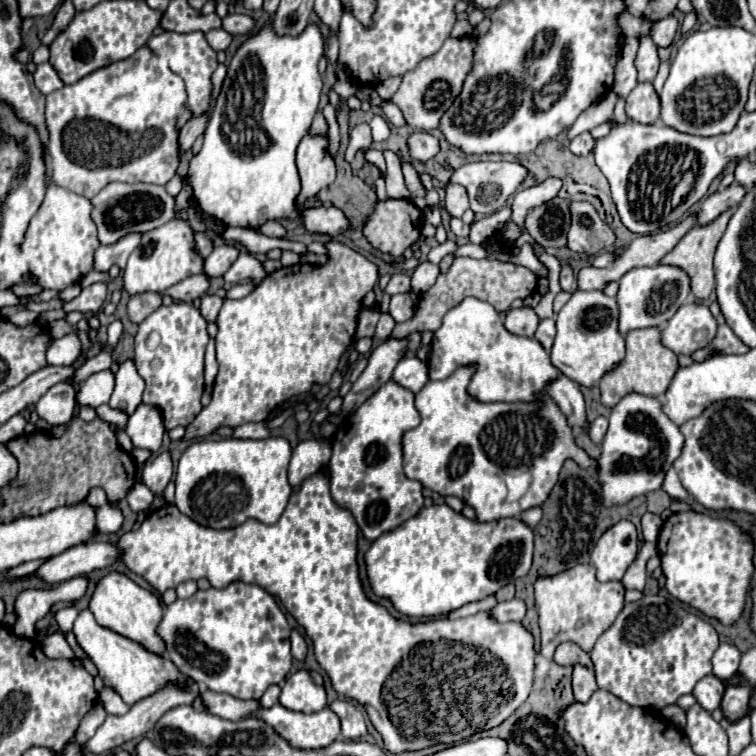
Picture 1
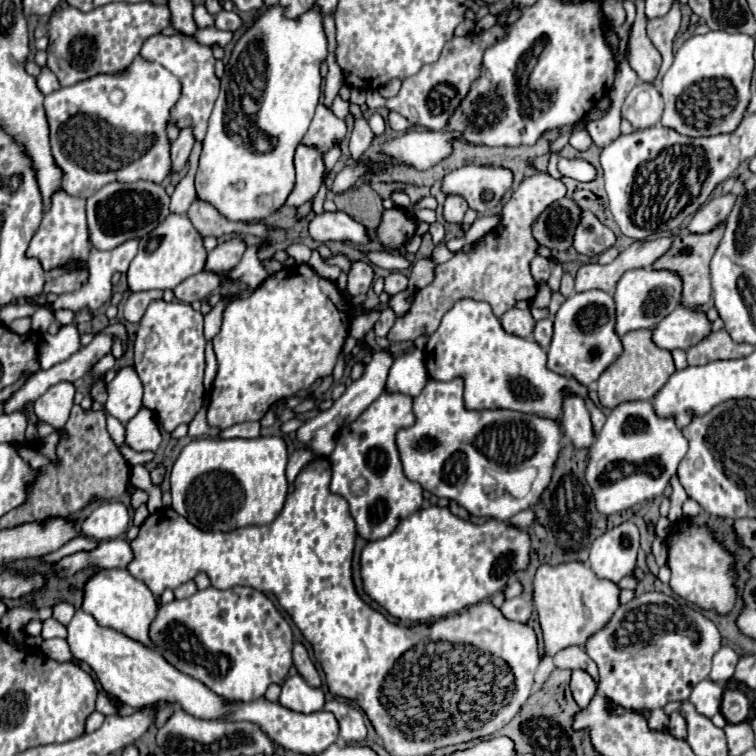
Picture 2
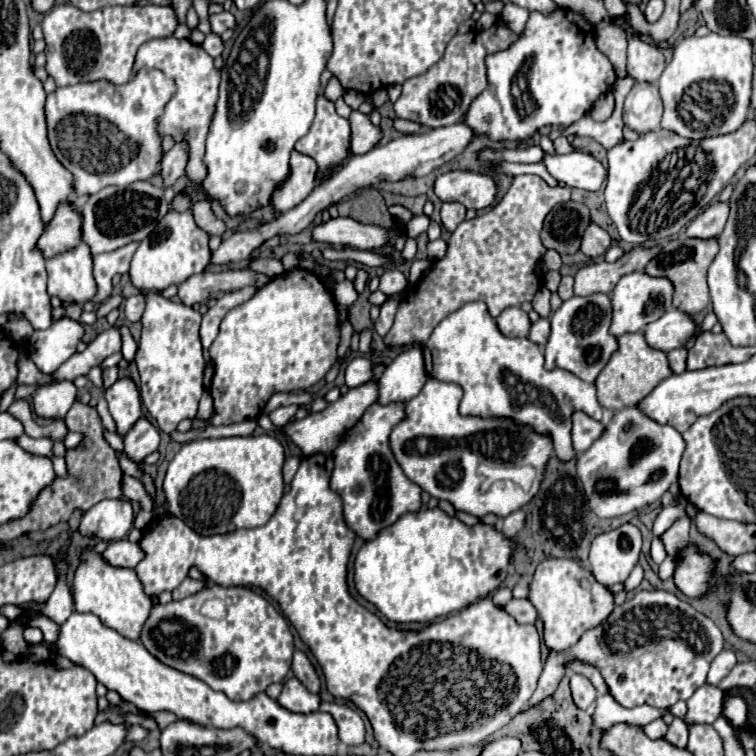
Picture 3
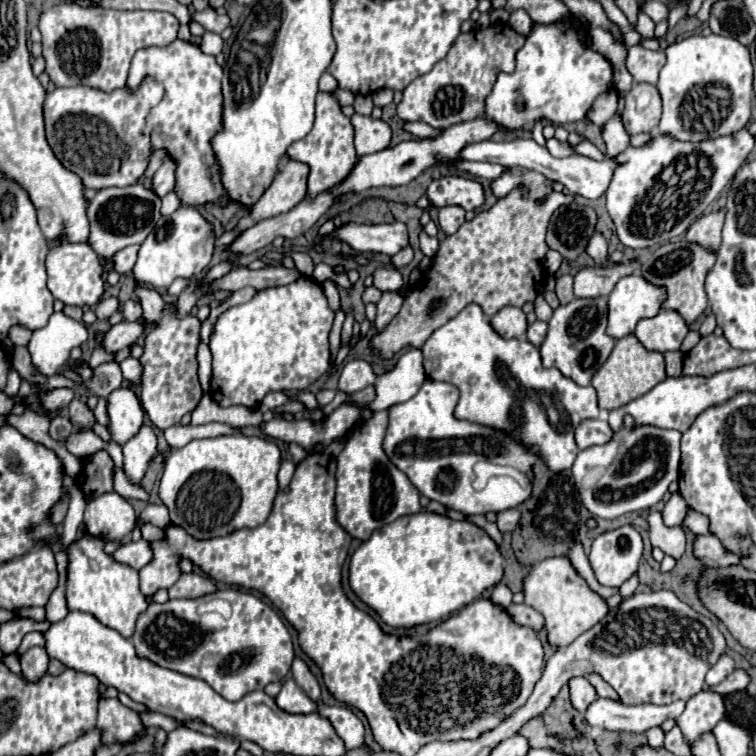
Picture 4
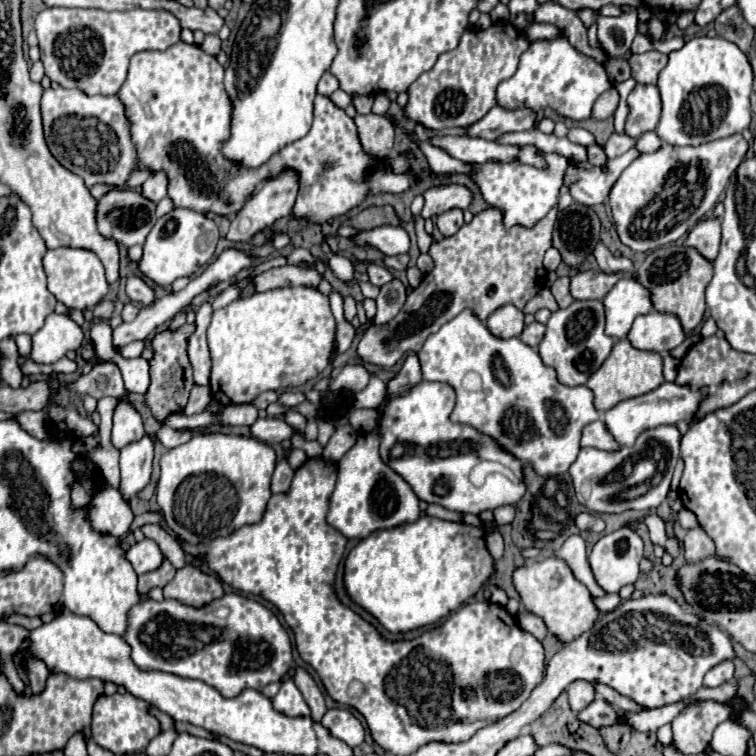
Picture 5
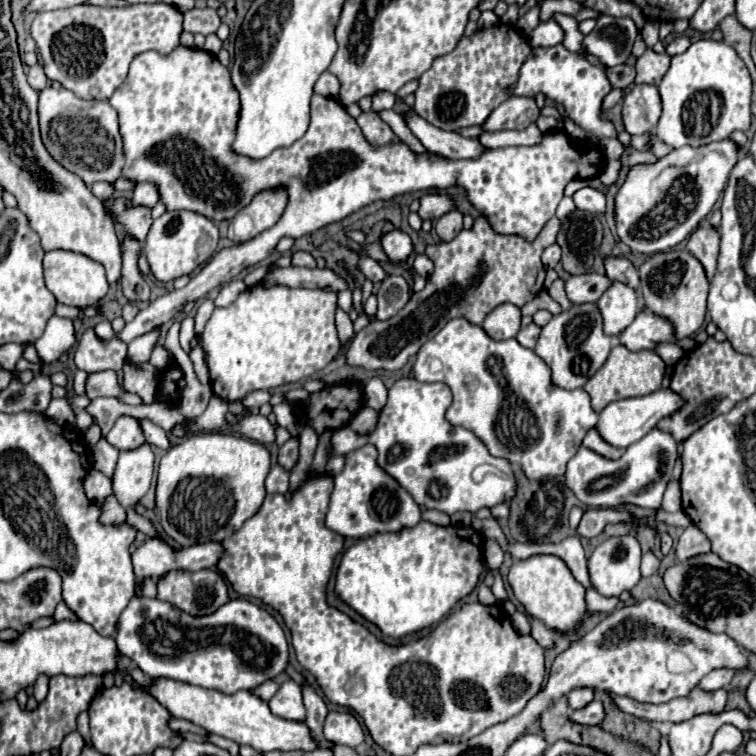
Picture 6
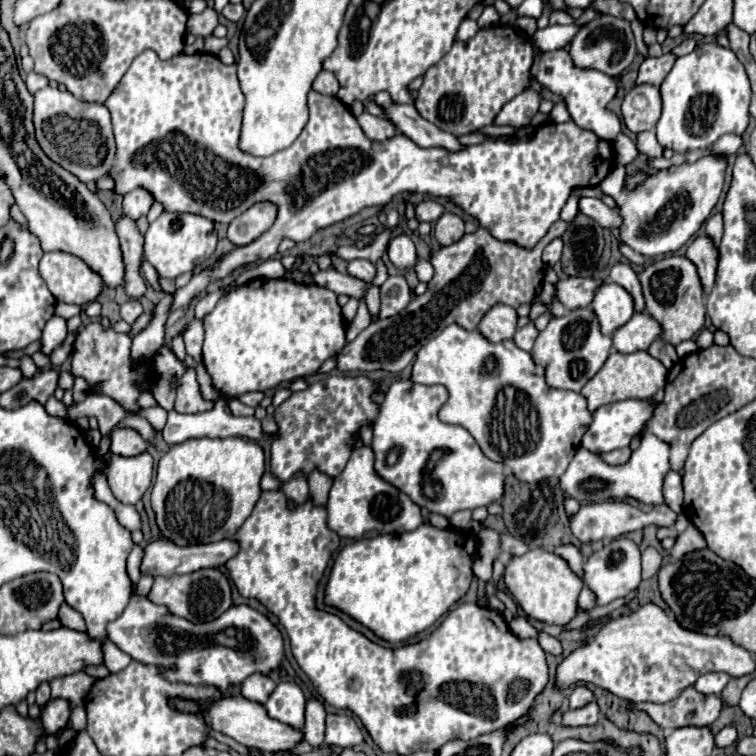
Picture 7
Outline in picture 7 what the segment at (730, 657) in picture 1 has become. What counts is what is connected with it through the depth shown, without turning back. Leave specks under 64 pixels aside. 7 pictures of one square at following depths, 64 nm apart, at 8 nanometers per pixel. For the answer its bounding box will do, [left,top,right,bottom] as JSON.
[694,672,730,696]

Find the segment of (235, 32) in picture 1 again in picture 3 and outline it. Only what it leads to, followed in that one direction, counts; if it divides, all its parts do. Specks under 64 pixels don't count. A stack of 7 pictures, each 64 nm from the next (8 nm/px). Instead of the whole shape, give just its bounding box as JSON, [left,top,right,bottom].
[210,12,236,34]

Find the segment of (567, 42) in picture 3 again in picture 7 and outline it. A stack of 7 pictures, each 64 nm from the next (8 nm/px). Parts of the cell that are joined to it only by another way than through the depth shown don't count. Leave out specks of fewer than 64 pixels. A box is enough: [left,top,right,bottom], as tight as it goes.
[530,48,620,142]

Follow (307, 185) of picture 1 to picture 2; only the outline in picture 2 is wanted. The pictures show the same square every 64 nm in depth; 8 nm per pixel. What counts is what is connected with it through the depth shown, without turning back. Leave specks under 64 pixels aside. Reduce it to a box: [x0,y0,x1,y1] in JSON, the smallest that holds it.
[286,144,326,206]

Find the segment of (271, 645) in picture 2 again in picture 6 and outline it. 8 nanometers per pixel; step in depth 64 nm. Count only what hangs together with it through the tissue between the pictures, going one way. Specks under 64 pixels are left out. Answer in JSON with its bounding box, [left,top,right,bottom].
[116,596,288,694]

